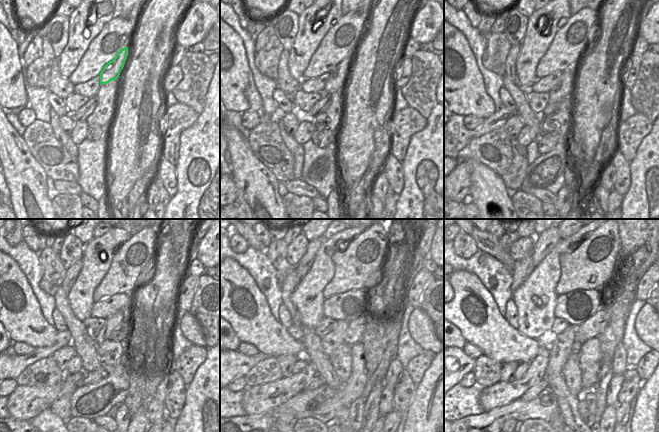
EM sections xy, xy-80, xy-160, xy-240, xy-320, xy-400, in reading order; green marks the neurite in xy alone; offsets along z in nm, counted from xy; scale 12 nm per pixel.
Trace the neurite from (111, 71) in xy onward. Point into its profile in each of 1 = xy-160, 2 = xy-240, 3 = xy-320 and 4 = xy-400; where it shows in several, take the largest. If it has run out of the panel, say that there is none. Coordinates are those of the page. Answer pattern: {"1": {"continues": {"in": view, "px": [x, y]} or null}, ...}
{"1": {"continues": {"in": "xy-160", "px": [563, 88]}}, "2": {"continues": {"in": "xy-240", "px": [111, 323]}}, "3": {"continues": {"in": "xy-320", "px": [335, 338]}}, "4": {"continues": {"in": "xy-400", "px": [564, 344]}}}

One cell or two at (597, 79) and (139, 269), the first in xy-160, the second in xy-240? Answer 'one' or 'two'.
two

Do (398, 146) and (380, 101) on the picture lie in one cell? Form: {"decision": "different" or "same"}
{"decision": "different"}

